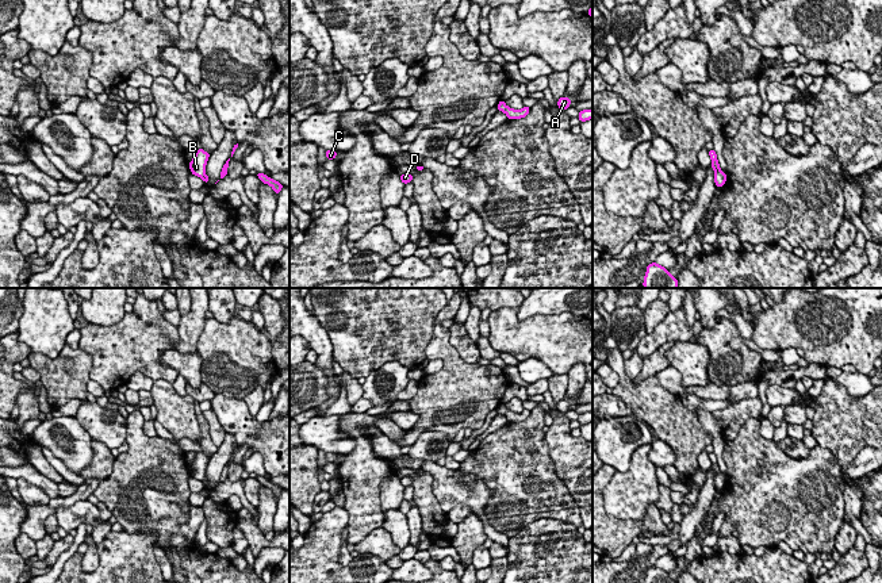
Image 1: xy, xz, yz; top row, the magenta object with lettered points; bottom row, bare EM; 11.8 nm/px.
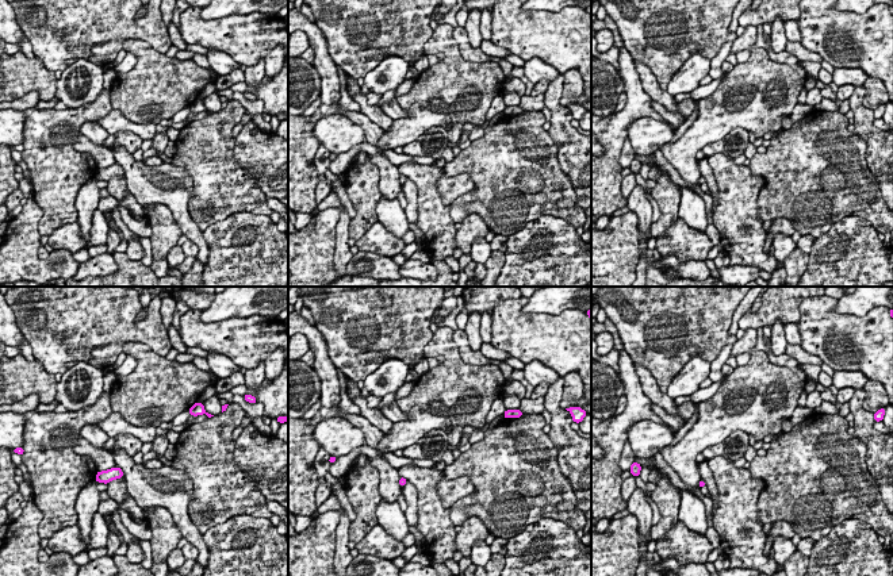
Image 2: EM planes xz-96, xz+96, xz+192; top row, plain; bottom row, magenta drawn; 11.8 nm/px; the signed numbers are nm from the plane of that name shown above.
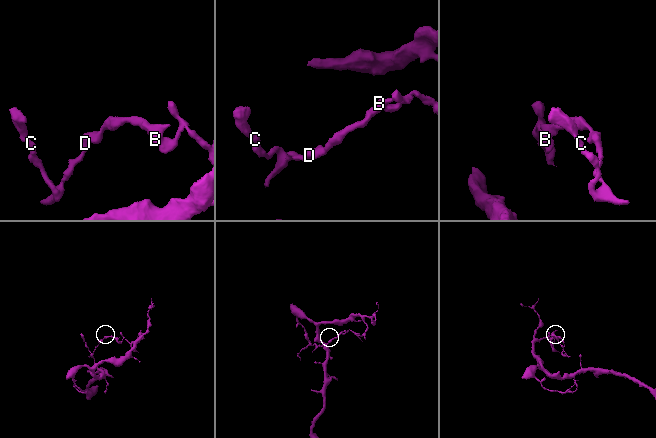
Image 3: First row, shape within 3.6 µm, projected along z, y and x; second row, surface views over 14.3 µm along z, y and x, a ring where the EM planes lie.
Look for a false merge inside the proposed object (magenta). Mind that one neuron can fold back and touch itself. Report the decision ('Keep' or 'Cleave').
Cleave

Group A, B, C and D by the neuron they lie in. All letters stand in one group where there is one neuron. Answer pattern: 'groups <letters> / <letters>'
groups A / B C D

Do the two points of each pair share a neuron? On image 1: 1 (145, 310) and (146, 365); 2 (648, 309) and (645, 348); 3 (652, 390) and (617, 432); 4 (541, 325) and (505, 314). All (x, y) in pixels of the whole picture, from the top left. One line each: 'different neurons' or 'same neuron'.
1: same neuron
2: different neurons
3: different neurons
4: same neuron

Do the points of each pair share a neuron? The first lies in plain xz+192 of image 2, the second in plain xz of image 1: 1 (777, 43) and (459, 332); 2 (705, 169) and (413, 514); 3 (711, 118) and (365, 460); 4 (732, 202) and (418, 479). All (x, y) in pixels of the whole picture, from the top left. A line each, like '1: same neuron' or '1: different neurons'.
1: different neurons
2: same neuron
3: different neurons
4: same neuron

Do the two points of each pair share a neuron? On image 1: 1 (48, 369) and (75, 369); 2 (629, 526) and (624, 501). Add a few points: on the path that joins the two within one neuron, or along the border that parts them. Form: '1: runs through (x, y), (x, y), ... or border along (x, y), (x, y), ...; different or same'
1: runs through (54, 369), (68, 369); same
2: border along (606, 511), (620, 518), (643, 521); different

